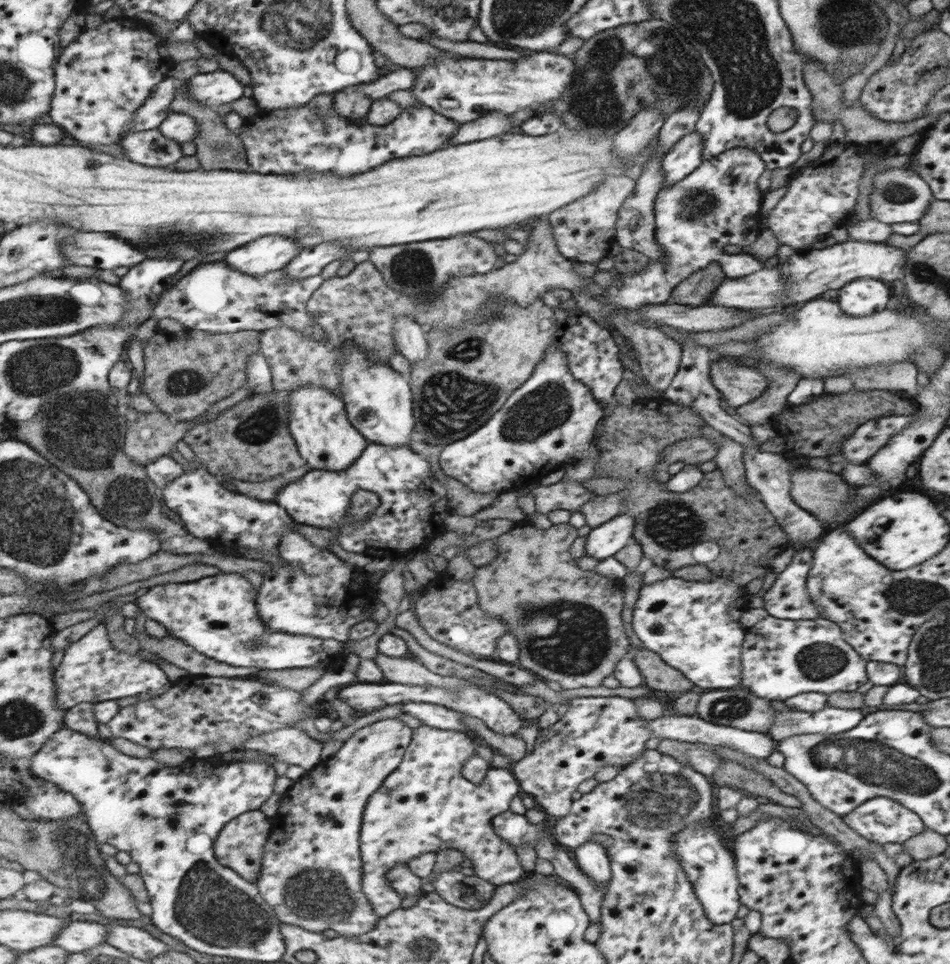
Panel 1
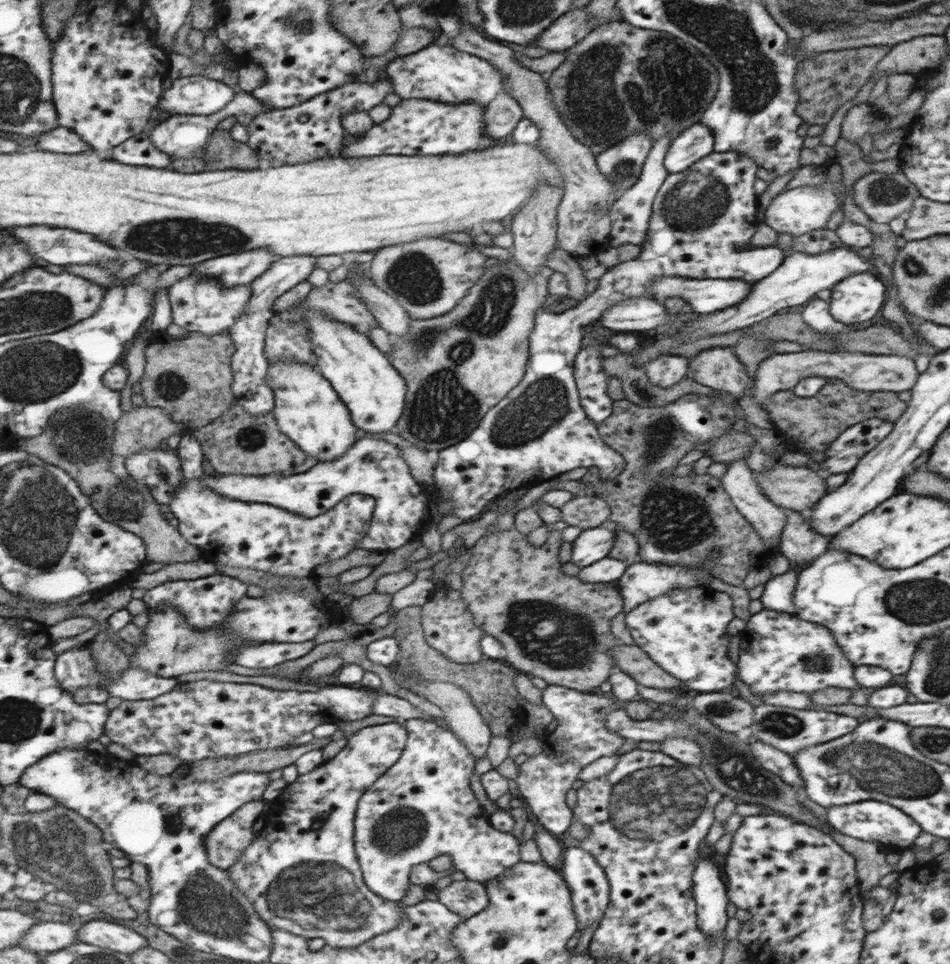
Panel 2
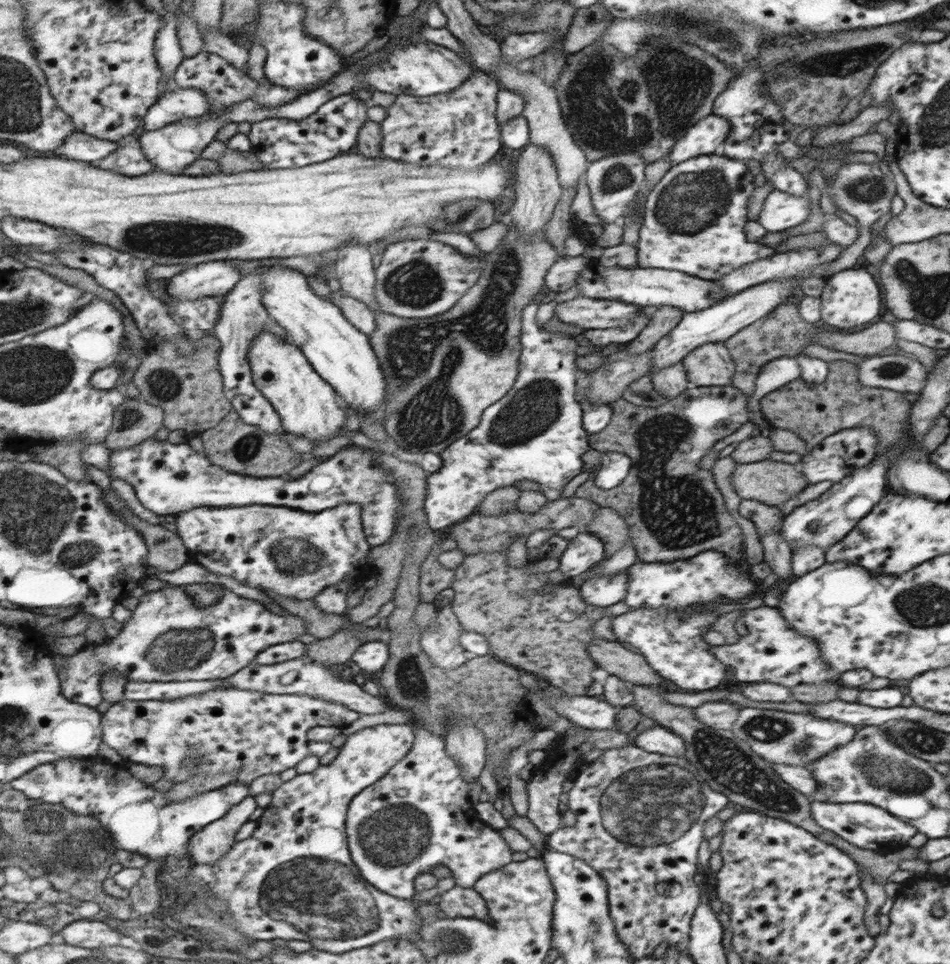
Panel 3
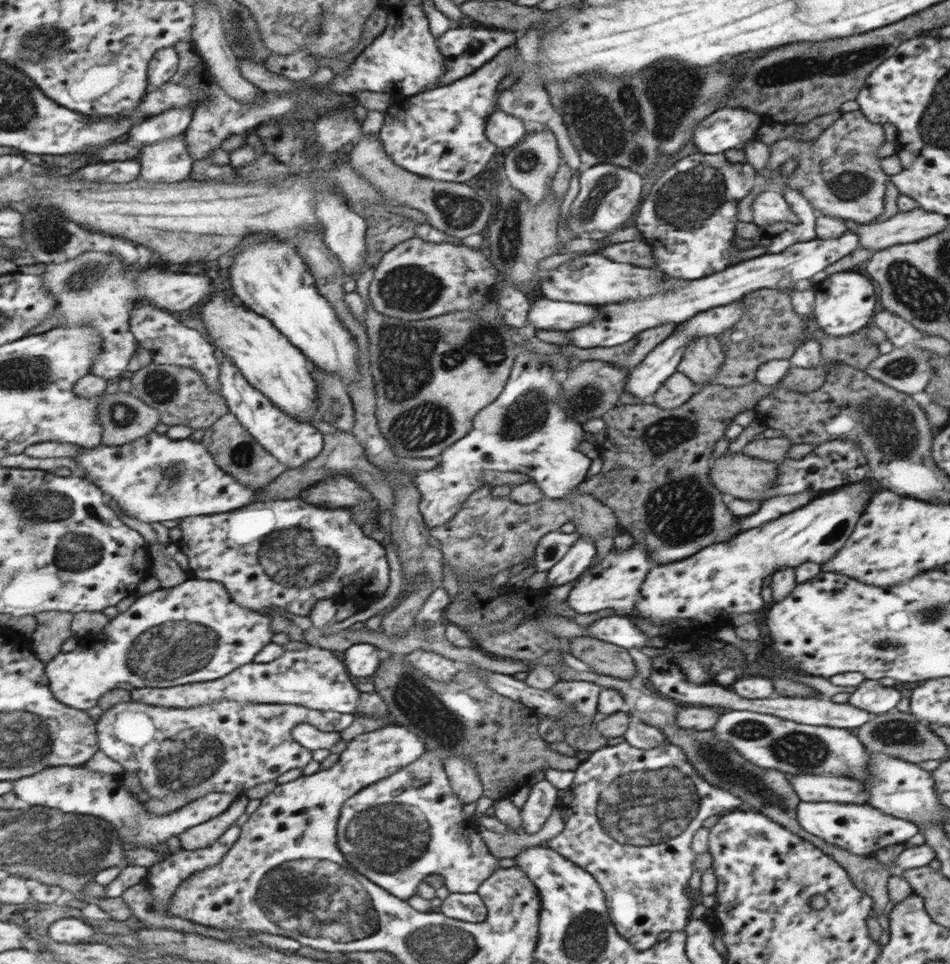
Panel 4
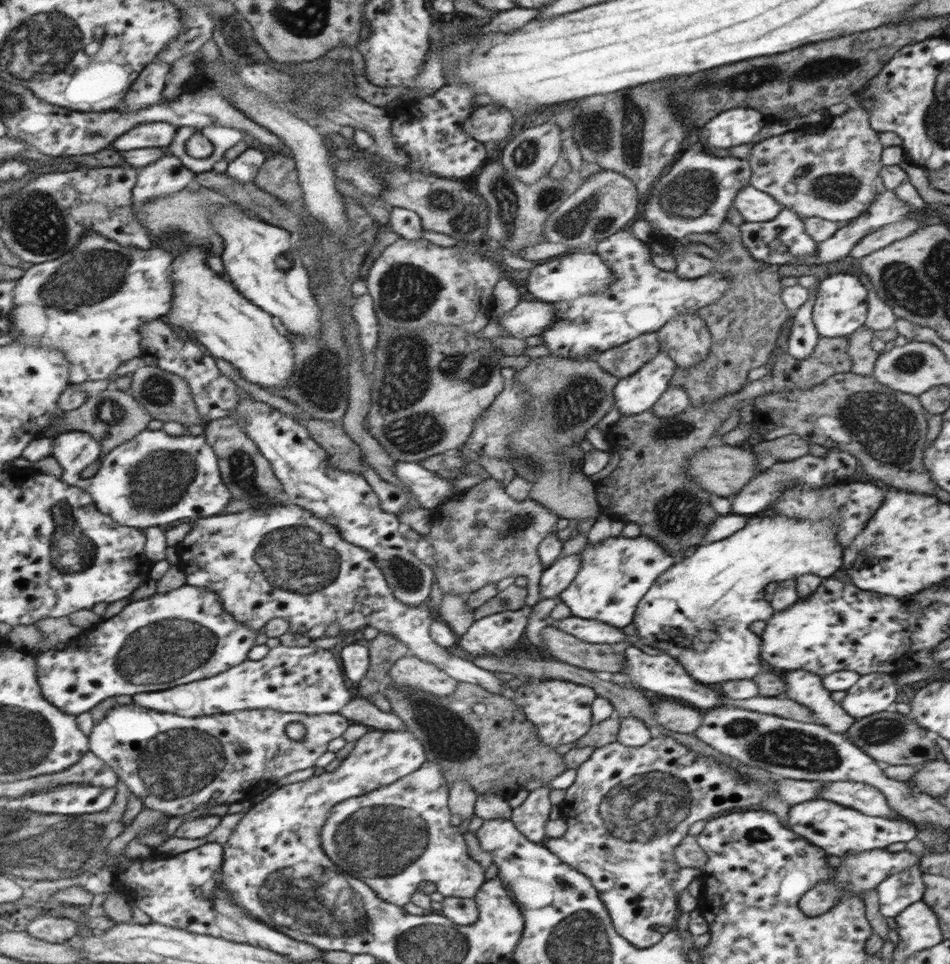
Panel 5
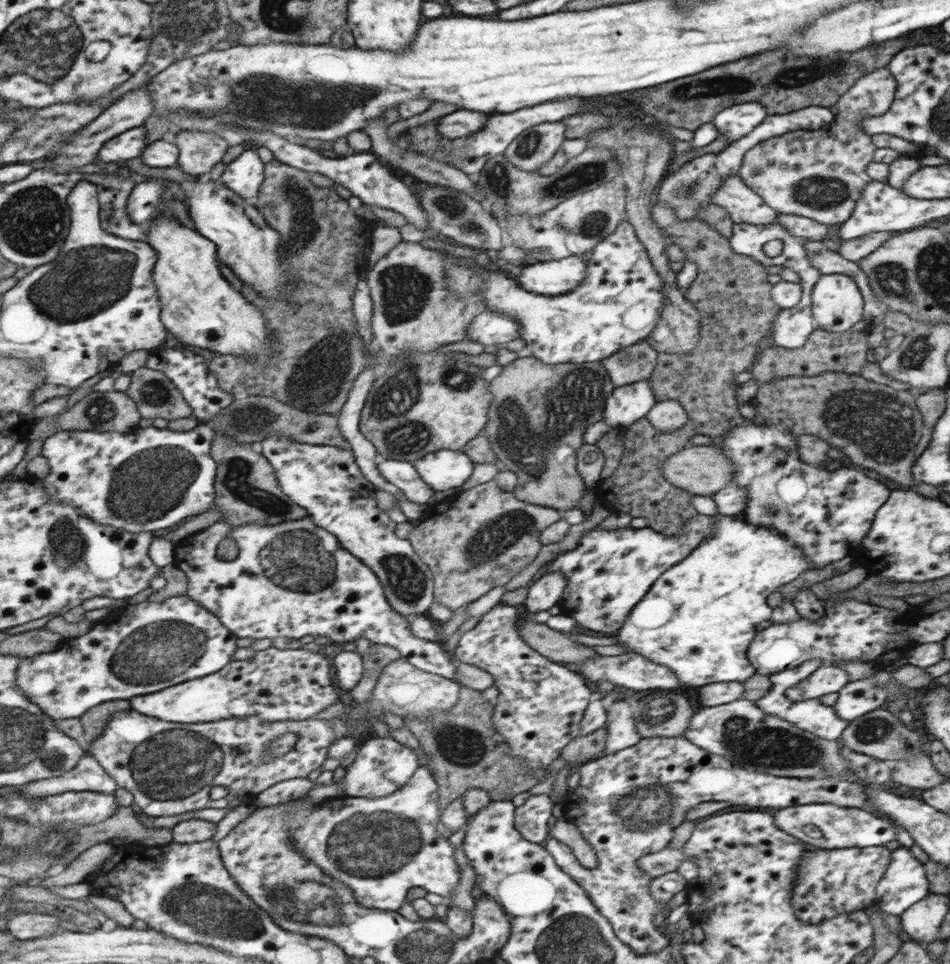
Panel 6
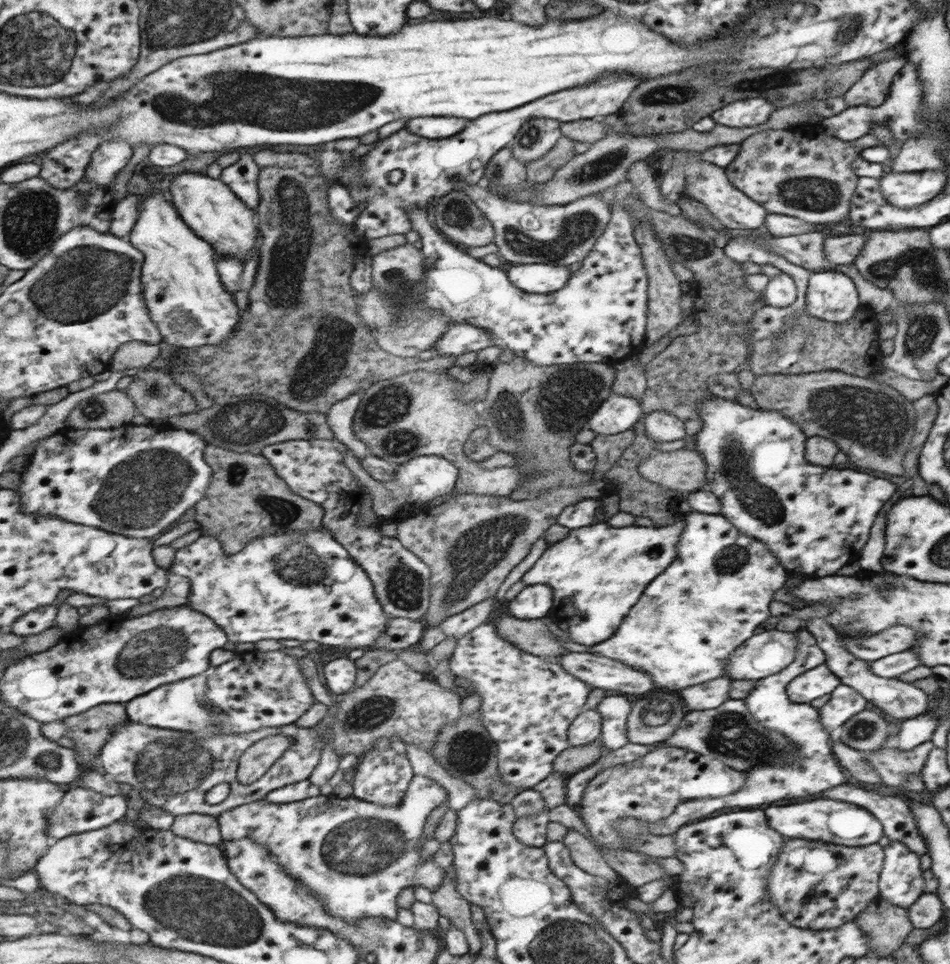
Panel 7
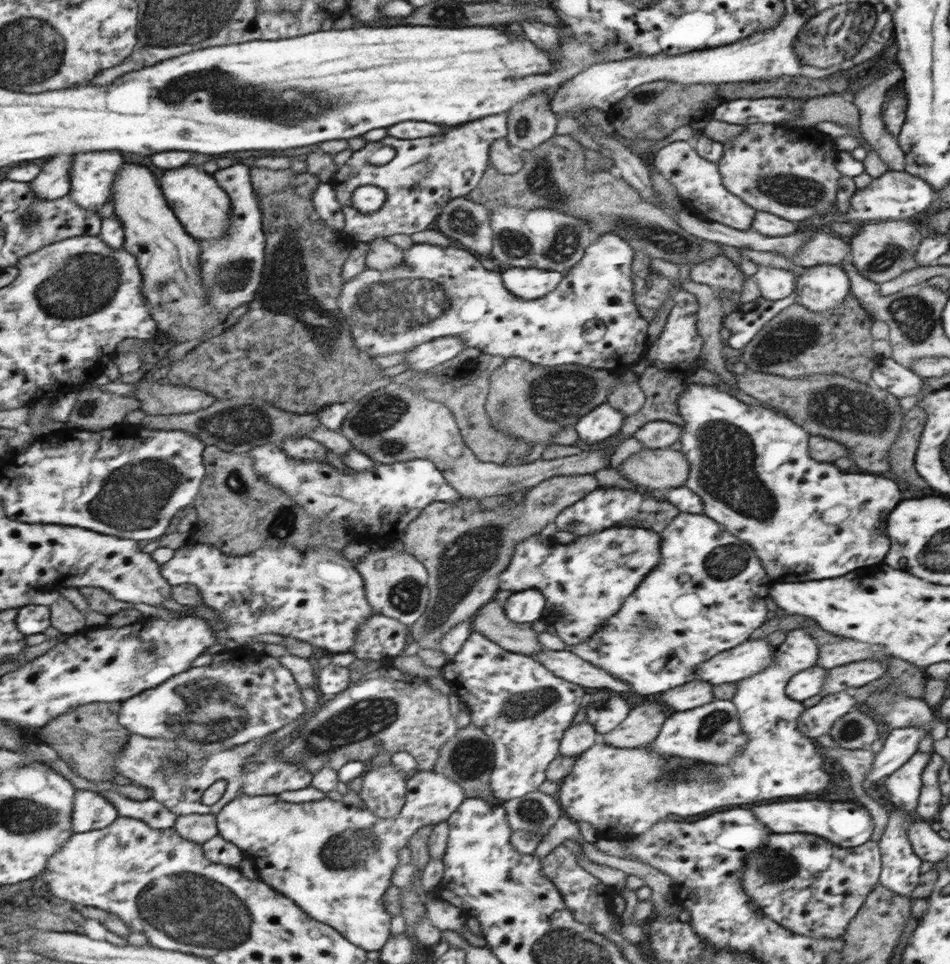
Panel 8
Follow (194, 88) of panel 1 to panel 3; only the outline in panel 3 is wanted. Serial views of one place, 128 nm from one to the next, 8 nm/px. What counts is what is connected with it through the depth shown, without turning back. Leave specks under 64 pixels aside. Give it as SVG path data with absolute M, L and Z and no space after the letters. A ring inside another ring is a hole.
M178 88L175 92L167 92L159 97L157 103L149 110L143 127L145 132L161 130L165 125L207 115L209 110L211 103L206 92Z

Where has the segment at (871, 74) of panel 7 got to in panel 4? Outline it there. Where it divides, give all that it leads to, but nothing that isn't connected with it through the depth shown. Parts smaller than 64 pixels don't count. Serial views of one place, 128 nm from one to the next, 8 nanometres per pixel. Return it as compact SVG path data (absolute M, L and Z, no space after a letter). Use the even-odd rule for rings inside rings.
M858 110L841 113L841 116L831 126L825 128L811 142L789 137L768 143L769 157L757 175L758 181L763 180L772 183L768 189L776 189L781 193L783 193L783 189L799 191L801 197L812 205L813 210L821 212L821 215L866 225L883 211L883 197L888 175L881 172L879 158L875 156L875 152L881 144L883 144L883 128L881 128L881 125L868 121ZM789 158L796 160L797 168L791 174L783 176L775 174L781 164L787 162Z

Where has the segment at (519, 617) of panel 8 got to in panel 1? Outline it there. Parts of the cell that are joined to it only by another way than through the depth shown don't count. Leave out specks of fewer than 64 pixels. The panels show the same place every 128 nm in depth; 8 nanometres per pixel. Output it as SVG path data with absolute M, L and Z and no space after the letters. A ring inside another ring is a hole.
M618 514L608 523L589 530L585 536L585 556L598 559L613 557L621 548L633 542L633 517Z

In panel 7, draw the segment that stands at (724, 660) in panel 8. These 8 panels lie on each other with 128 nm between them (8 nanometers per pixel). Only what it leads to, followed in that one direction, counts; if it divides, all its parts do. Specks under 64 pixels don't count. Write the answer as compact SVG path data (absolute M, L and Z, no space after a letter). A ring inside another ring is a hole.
M773 629L752 635L745 640L743 646L736 648L727 663L727 678L733 680L759 680L773 674L777 674L788 667L795 660L796 653L796 631L781 632Z

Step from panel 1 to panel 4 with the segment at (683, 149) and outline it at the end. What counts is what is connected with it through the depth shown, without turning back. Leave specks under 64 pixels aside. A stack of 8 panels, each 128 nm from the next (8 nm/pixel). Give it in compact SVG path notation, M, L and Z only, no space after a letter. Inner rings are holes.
M723 106L693 128L693 146L702 153L719 154L756 136L759 124L755 113Z

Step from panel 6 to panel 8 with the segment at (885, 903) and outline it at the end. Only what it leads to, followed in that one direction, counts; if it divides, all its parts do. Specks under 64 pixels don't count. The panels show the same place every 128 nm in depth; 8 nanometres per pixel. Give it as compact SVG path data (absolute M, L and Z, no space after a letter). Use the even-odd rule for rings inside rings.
M915 751L897 770L885 777L884 786L889 795L891 812L884 831L877 841L883 866L880 868L879 885L889 889L895 896L909 897L910 892L918 885L922 860L912 851L908 841L910 820L916 817L916 803L921 788L920 774L931 758L933 751Z

